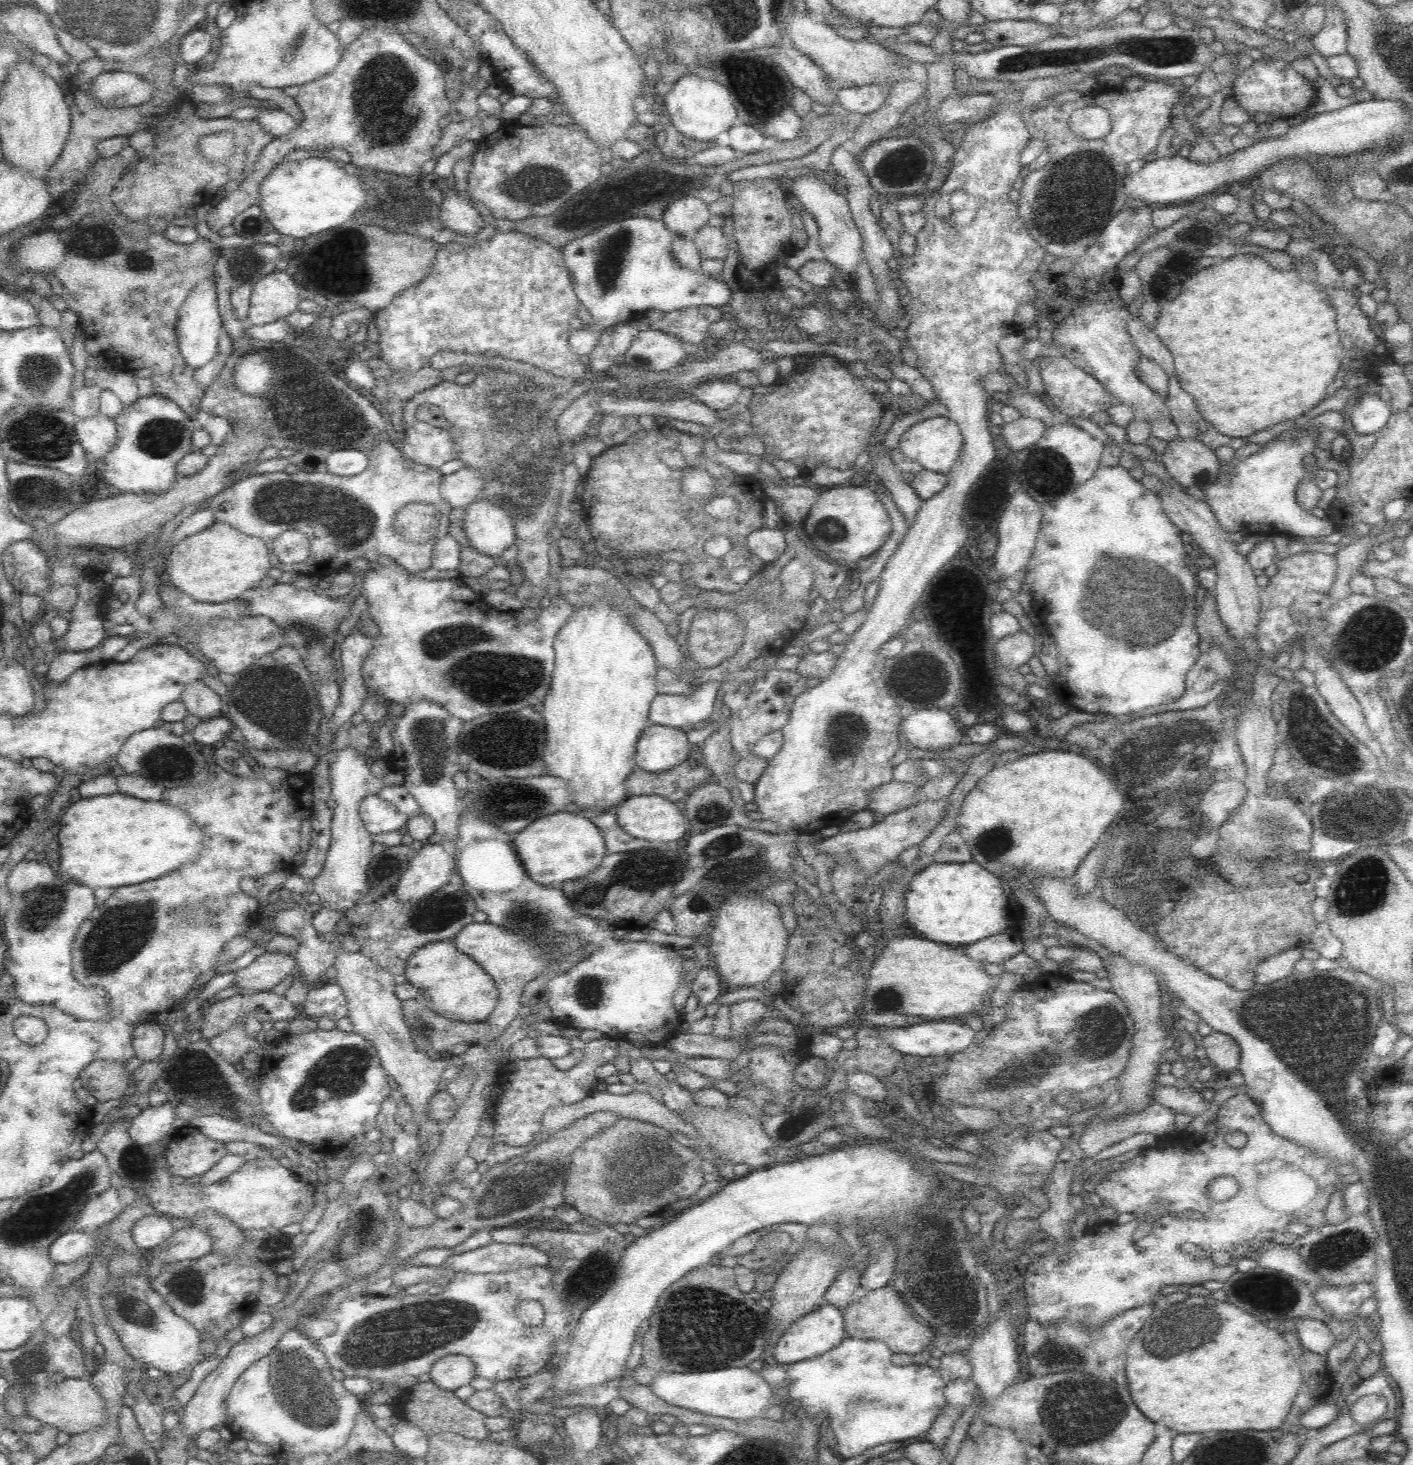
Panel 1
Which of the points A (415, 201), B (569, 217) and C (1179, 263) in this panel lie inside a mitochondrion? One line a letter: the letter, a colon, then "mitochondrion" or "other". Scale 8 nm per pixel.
A: mitochondrion
B: mitochondrion
C: other

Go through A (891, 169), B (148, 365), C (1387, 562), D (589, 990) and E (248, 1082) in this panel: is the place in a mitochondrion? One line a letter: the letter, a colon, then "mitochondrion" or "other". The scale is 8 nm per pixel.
A: other
B: other
C: other
D: mitochondrion
E: other

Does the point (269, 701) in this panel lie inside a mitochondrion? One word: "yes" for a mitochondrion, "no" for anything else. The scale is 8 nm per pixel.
yes

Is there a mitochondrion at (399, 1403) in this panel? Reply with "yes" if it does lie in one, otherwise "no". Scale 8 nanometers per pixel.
no

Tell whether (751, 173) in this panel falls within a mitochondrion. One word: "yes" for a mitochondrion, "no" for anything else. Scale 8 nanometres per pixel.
no

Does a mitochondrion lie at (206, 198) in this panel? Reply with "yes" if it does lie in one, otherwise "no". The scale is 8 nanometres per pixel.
no

